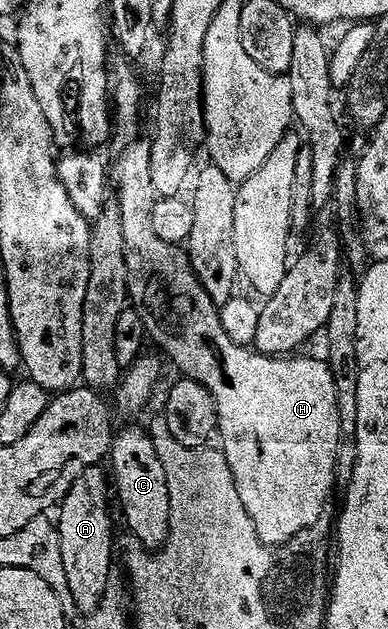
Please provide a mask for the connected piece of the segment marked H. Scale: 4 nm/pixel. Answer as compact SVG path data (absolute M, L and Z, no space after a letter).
M114 64L111 69L111 113L115 118L115 141L117 137L117 185L121 188L116 200L121 207L123 215L123 241L125 243L125 254L127 255L127 271L129 272L129 299L132 308L136 309L137 314L143 319L145 332L150 338L153 337L161 344L160 352L166 358L170 357L179 368L182 369L184 376L191 381L197 381L203 387L207 387L213 398L217 400L217 427L219 430L220 448L225 454L227 463L231 467L231 475L235 475L235 487L239 487L239 499L243 499L243 507L247 507L247 515L251 515L251 523L255 523L255 531L259 531L259 539L263 539L265 545L280 547L288 545L289 540L299 531L307 531L307 527L315 527L321 517L326 516L329 505L329 496L337 485L337 457L343 452L341 448L341 420L339 419L339 399L337 398L337 388L333 372L329 369L328 360L321 359L316 361L313 357L301 357L305 355L286 355L283 357L268 357L266 353L258 353L256 348L247 345L237 345L223 331L221 314L219 307L207 295L207 291L199 283L197 276L193 274L193 264L189 262L188 252L182 246L172 245L155 233L155 223L153 222L153 208L157 206L159 194L153 180L151 179L151 151L152 144L148 140L141 138L141 85L137 82L137 77L133 74L132 64Z

